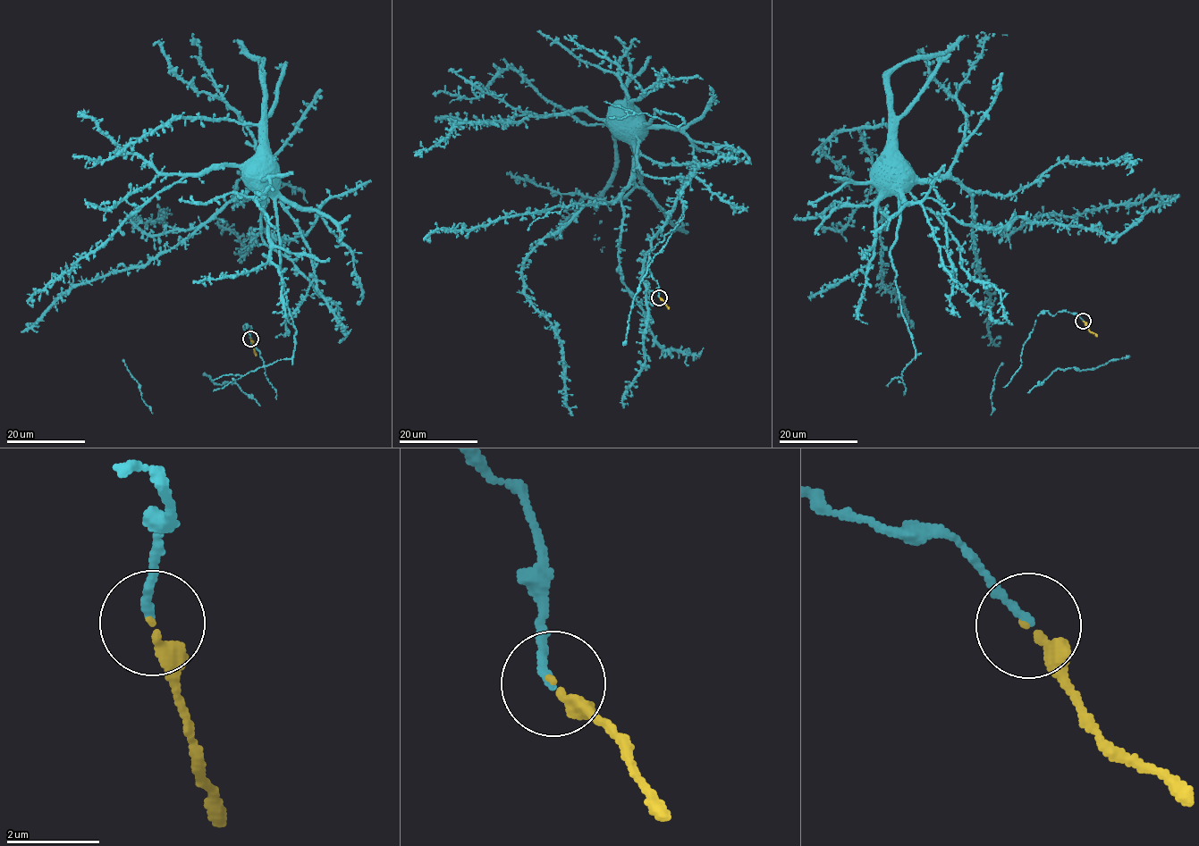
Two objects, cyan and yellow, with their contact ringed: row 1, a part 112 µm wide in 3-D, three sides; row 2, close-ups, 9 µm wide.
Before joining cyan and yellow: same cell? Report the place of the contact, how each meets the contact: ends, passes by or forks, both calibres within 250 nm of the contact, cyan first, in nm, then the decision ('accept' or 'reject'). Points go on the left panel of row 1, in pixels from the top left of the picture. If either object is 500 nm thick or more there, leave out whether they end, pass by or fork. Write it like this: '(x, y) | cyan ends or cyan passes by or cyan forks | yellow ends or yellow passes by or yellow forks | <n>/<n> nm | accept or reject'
(250, 339) | cyan ends | yellow ends | 160/240 nm | accept

